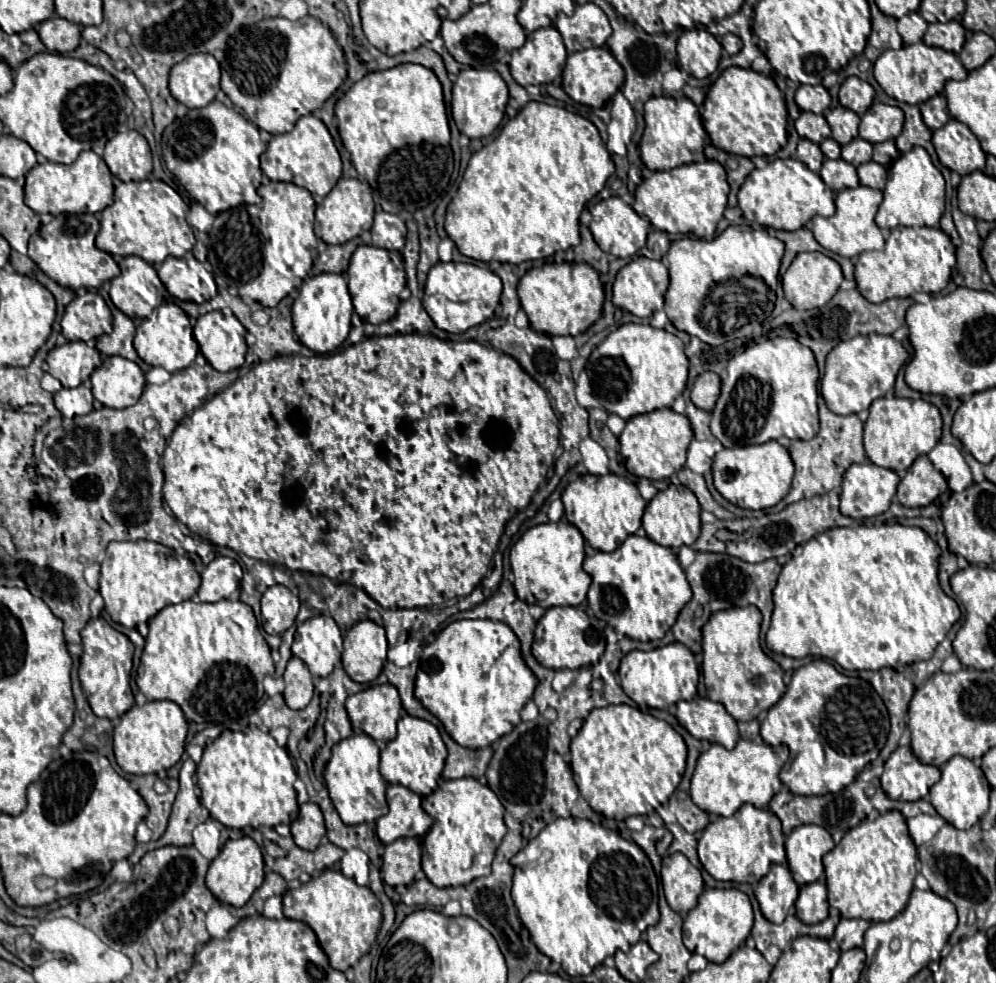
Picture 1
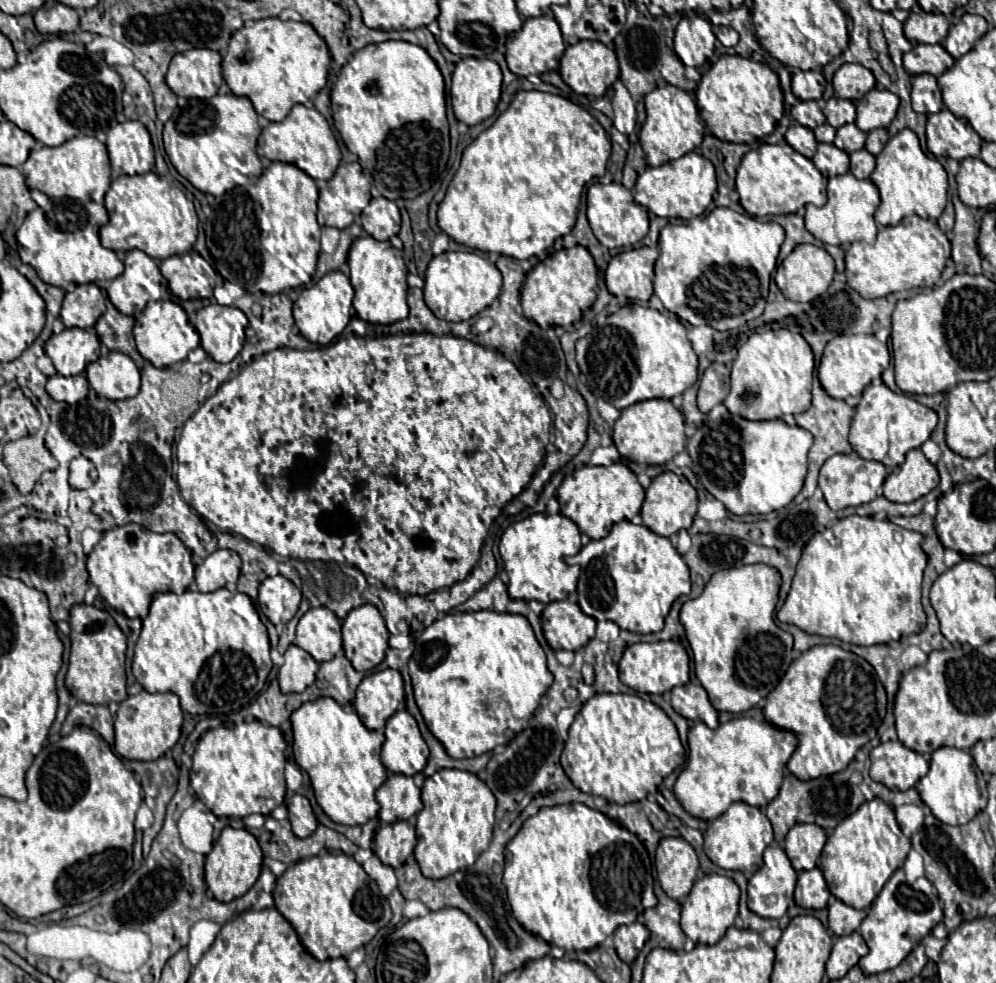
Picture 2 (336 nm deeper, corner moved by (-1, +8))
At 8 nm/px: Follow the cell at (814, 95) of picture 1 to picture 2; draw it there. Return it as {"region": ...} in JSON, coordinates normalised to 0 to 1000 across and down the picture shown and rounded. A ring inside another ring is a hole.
{"region":[[[798,70],[794,78],[796,86],[796,97],[802,101],[824,101],[826,89],[828,89],[828,78],[824,72],[804,72]]]}

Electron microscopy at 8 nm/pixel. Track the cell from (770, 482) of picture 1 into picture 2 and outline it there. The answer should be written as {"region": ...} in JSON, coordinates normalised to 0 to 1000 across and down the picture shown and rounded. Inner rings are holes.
{"region":[[[724,422],[702,434],[702,438],[692,445],[690,459],[696,467],[696,481],[706,491],[706,495],[722,508],[738,524],[768,524],[780,520],[796,510],[804,499],[806,487],[810,483],[810,459],[816,453],[816,443],[804,434],[792,434],[784,426],[776,428],[750,428],[740,422]]]}

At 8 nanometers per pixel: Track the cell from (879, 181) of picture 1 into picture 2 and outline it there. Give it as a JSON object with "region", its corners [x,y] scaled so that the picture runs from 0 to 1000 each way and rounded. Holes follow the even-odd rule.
{"region":[[[870,152],[858,154],[852,160],[854,160],[854,176],[860,182],[872,182],[872,178],[879,174],[879,160]]]}

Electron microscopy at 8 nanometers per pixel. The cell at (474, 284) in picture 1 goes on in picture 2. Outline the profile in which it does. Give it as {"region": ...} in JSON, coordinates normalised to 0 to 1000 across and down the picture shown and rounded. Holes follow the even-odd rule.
{"region":[[[449,255],[433,263],[427,276],[427,308],[429,312],[447,327],[461,329],[491,312],[503,296],[503,276],[481,257],[473,255]]]}

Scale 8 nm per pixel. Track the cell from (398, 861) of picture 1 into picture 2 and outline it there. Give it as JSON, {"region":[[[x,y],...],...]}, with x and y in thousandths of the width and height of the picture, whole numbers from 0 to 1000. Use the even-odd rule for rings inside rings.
{"region":[[[399,835],[393,839],[385,839],[374,856],[374,866],[383,874],[383,878],[399,884],[409,872],[415,870],[419,858],[417,841],[411,835]]]}

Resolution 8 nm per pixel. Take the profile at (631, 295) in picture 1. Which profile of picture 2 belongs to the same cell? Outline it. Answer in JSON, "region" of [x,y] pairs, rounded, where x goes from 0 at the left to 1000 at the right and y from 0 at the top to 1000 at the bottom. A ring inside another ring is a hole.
{"region":[[[642,251],[617,259],[607,276],[611,298],[652,306],[656,300],[656,270],[660,259],[662,255],[654,251]]]}

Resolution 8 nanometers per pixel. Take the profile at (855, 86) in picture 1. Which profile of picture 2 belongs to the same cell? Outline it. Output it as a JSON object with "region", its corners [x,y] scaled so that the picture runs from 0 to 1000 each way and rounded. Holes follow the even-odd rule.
{"region":[[[848,64],[836,78],[838,97],[852,103],[862,103],[870,93],[879,89],[877,74],[862,64]]]}

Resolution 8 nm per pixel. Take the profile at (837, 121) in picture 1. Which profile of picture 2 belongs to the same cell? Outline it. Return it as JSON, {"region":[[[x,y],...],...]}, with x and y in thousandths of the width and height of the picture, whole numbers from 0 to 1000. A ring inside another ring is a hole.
{"region":[[[834,99],[826,111],[830,125],[834,129],[844,129],[848,125],[856,125],[858,123],[858,107],[850,101],[842,101],[842,99]]]}

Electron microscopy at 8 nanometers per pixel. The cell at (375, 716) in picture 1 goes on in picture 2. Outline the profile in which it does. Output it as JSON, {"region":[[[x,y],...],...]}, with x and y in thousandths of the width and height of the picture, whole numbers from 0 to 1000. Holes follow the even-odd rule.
{"region":[[[397,681],[368,687],[358,699],[356,721],[368,742],[385,742],[405,713],[405,689]]]}

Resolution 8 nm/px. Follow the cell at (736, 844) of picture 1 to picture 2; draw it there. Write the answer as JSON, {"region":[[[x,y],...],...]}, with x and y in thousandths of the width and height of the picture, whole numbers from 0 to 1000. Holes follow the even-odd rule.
{"region":[[[746,815],[734,817],[734,821],[712,837],[712,843],[708,845],[708,868],[710,872],[724,884],[734,886],[752,886],[758,888],[766,880],[766,866],[776,858],[776,843],[774,835],[762,821],[754,821]]]}

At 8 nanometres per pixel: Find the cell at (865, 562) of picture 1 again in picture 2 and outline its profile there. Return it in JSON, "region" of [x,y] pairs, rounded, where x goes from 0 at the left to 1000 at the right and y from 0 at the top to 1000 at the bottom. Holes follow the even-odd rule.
{"region":[[[862,524],[842,528],[838,536],[818,542],[808,554],[794,601],[782,620],[780,630],[784,634],[800,636],[808,644],[838,648],[848,654],[868,658],[903,652],[907,646],[927,642],[931,628],[925,615],[925,589],[931,575],[931,565],[927,565],[925,552],[927,544],[899,536],[895,530],[879,530]]]}

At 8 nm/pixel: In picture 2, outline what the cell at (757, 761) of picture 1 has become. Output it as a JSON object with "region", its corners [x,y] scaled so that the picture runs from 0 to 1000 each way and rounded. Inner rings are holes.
{"region":[[[740,729],[730,736],[724,736],[720,742],[712,742],[708,736],[700,736],[692,742],[692,776],[678,795],[678,809],[686,823],[702,833],[718,833],[730,825],[736,815],[746,815],[756,821],[768,821],[786,797],[786,784],[800,759],[800,751],[794,744],[762,736],[754,729]]]}

